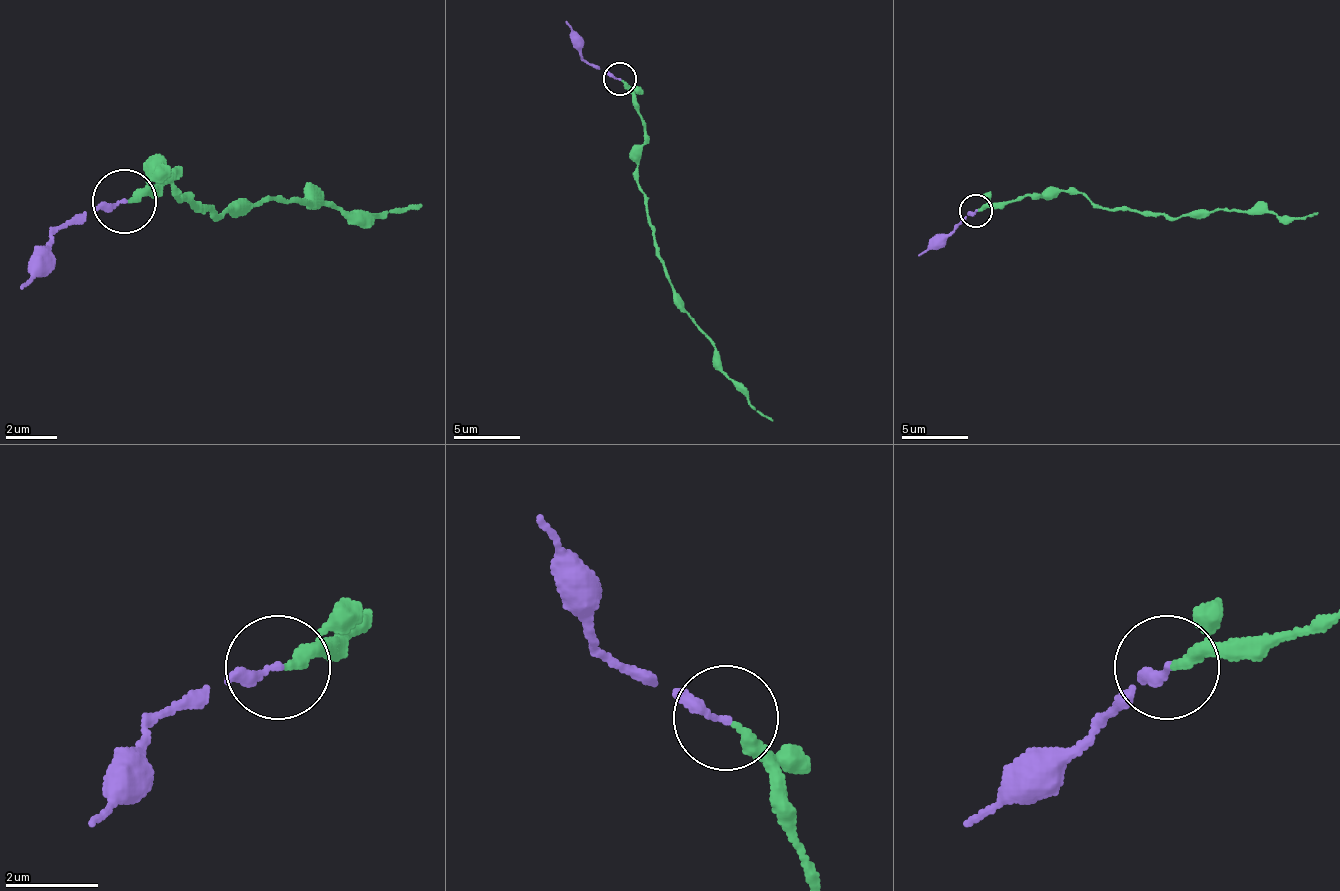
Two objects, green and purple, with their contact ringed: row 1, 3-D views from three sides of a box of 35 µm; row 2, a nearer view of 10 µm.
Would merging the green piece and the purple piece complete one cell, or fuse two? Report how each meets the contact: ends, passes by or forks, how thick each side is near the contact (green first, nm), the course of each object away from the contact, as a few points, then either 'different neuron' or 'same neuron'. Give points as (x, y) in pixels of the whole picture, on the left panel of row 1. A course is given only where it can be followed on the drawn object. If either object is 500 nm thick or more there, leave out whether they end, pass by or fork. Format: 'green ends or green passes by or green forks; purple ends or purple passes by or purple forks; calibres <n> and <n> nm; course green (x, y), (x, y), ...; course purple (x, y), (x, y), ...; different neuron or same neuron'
green ends; purple ends; calibres 280 and 220 nm; course green (126, 203), (170, 171), (158, 165), (177, 197), (202, 203), (215, 216), (292, 197), (369, 216), (420, 203); course purple (126, 203), (74, 216), (49, 241), (49, 261), (23, 286); same neuron

